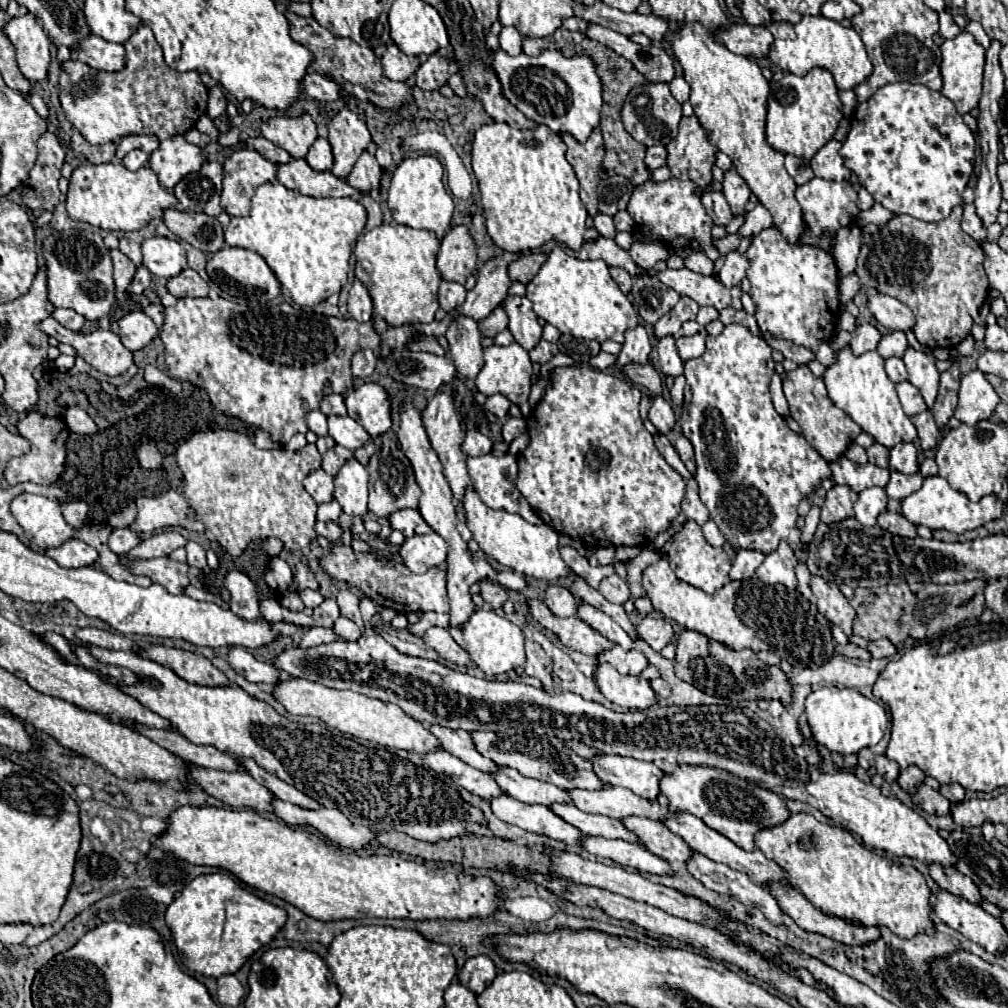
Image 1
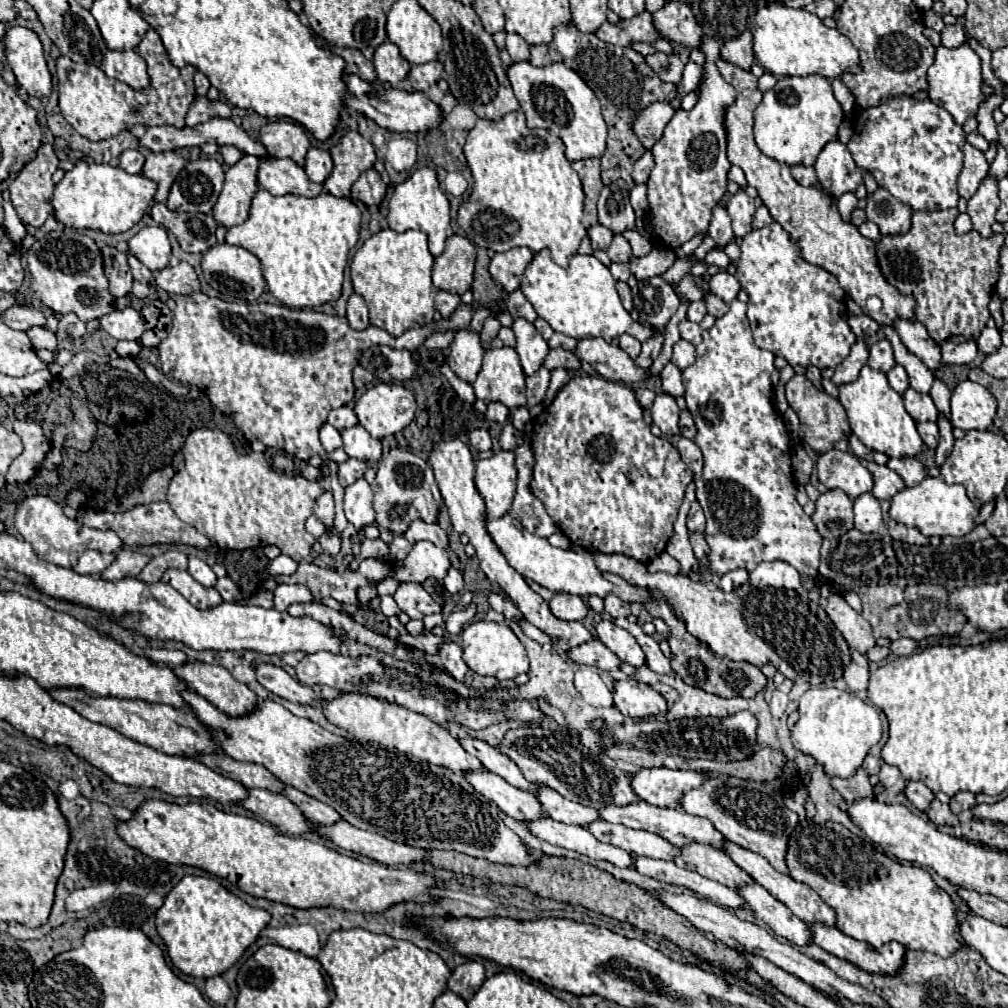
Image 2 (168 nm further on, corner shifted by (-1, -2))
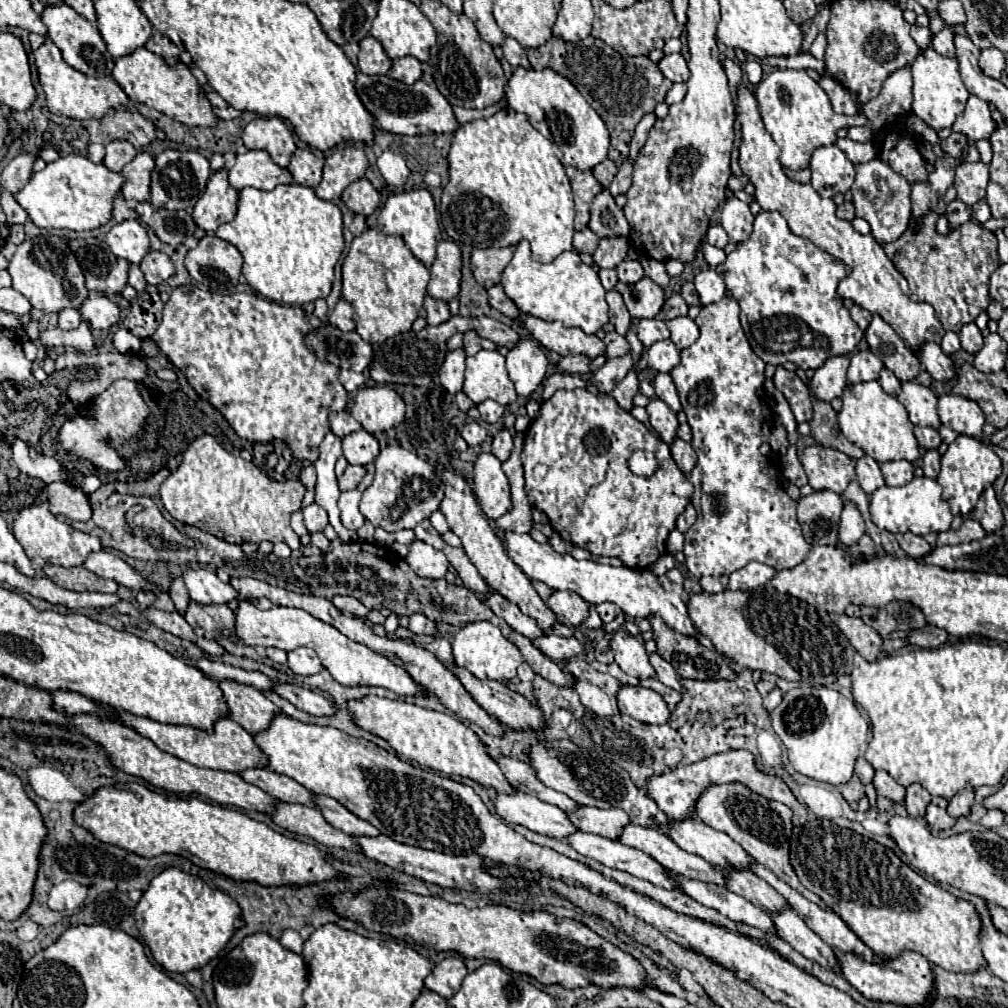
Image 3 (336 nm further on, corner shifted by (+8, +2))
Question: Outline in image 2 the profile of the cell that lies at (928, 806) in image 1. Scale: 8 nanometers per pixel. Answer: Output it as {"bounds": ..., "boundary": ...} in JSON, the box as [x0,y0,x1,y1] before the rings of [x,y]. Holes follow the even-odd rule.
{"bounds":[926,799,958,825],"boundary":[[[934,799],[926,811],[928,819],[936,825],[958,825],[958,817],[950,811],[950,807],[946,803],[940,803],[938,799]]]}

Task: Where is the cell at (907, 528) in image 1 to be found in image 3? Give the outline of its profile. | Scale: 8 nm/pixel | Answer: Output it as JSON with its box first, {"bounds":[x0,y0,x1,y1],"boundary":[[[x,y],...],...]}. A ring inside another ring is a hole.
{"bounds":[899,533,931,559],"boundary":[[[913,533],[899,535],[899,545],[901,545],[901,549],[903,549],[907,555],[911,555],[911,557],[915,557],[915,559],[921,559],[921,557],[925,557],[925,555],[931,553],[931,545],[929,545],[923,537],[917,537],[917,535],[913,535]]]}

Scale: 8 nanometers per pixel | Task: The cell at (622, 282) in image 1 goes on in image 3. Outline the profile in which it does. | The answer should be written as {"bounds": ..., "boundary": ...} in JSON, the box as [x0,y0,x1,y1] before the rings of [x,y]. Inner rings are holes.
{"bounds":[607,291,631,337],"boundary":[[[617,291],[607,293],[607,303],[609,303],[609,321],[615,325],[615,331],[625,337],[629,325],[631,325],[631,315]]]}

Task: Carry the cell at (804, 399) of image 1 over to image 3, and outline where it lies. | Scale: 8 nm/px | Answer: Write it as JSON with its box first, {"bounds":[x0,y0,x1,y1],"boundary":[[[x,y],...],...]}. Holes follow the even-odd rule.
{"bounds":[773,367,813,423],"boundary":[[[777,367],[775,369],[773,383],[783,393],[787,403],[791,405],[791,411],[793,411],[797,423],[811,421],[813,405],[811,405],[811,399],[809,399],[807,385],[793,371],[787,371],[785,367]]]}

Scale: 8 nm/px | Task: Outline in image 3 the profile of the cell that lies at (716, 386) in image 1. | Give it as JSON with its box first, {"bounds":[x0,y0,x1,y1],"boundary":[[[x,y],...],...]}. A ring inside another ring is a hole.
{"bounds":[669,297,811,579],"boundary":[[[723,297],[719,303],[701,307],[695,323],[701,329],[701,337],[689,349],[681,351],[679,365],[669,373],[681,403],[685,403],[683,411],[693,431],[691,445],[697,453],[697,465],[689,475],[689,481],[695,485],[691,503],[697,509],[697,521],[685,533],[685,565],[697,579],[701,575],[731,575],[749,561],[765,563],[777,571],[791,569],[807,557],[811,545],[803,539],[797,523],[797,501],[793,501],[779,485],[779,459],[769,447],[773,415],[765,403],[765,363],[751,351],[747,337],[743,335],[739,305],[733,297]]]}

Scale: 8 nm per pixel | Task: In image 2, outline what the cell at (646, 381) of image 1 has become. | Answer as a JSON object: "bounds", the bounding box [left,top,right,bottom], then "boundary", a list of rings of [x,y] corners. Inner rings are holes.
{"bounds":[576,339,650,383],"boundary":[[[582,339],[578,341],[576,355],[590,363],[604,379],[622,381],[622,383],[642,383],[650,379],[650,371],[636,365],[628,353],[620,347],[606,343],[604,339]]]}

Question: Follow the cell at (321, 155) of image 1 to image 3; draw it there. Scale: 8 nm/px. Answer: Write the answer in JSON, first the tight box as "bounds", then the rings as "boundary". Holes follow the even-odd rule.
{"bounds":[287,149,321,189],"boundary":[[[297,149],[291,157],[287,171],[291,173],[295,183],[315,189],[321,183],[321,167],[321,161],[311,149]]]}

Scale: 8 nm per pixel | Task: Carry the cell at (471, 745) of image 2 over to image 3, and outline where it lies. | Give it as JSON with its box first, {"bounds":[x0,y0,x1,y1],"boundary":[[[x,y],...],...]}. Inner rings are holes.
{"bounds":[495,757,579,811],"boundary":[[[501,757],[501,759],[495,759],[495,761],[503,769],[503,773],[507,775],[509,783],[513,787],[517,787],[519,791],[523,791],[527,795],[535,795],[537,799],[541,799],[545,803],[551,803],[551,805],[557,805],[563,811],[575,811],[579,807],[579,803],[575,803],[567,795],[545,787],[537,779],[535,769],[529,763],[523,763],[523,761],[517,761],[517,759],[511,759],[511,757]]]}

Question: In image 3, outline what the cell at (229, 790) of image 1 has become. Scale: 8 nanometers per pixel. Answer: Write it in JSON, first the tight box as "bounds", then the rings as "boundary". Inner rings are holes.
{"bounds":[271,803,361,851],"boundary":[[[279,803],[279,807],[271,813],[271,817],[279,827],[289,829],[291,833],[297,833],[297,835],[311,837],[325,847],[341,847],[345,851],[361,851],[361,847],[355,843],[355,839],[351,835],[329,825],[327,819],[321,815],[321,811],[315,807]]]}

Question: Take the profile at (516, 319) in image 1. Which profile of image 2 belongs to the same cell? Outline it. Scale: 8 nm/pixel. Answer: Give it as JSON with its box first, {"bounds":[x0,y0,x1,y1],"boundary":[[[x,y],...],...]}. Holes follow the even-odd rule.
{"bounds":[512,317,548,375],"boundary":[[[524,317],[514,319],[512,331],[516,335],[516,353],[520,355],[520,363],[526,375],[532,375],[548,355],[548,343],[542,339],[538,329],[528,323]]]}

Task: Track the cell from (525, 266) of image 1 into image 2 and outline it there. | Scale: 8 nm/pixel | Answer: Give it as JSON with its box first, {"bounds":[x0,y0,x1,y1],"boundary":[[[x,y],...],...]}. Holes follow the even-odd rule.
{"bounds":[490,247,534,293],"boundary":[[[528,247],[496,253],[490,261],[490,273],[496,279],[496,283],[500,283],[502,289],[510,293],[510,291],[520,289],[520,281],[532,259],[534,259],[534,253]]]}

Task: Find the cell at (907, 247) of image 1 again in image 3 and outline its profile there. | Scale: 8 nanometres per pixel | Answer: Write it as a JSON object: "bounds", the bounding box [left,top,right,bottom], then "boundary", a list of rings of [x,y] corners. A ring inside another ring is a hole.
{"bounds":[883,211,999,333],"boundary":[[[931,211],[915,235],[911,235],[909,227],[897,241],[883,245],[883,249],[907,279],[911,299],[929,303],[935,309],[943,329],[959,333],[959,327],[971,323],[991,303],[989,277],[999,267],[997,237],[993,231],[981,229],[973,219],[949,235],[935,233],[935,223],[937,213]]]}

